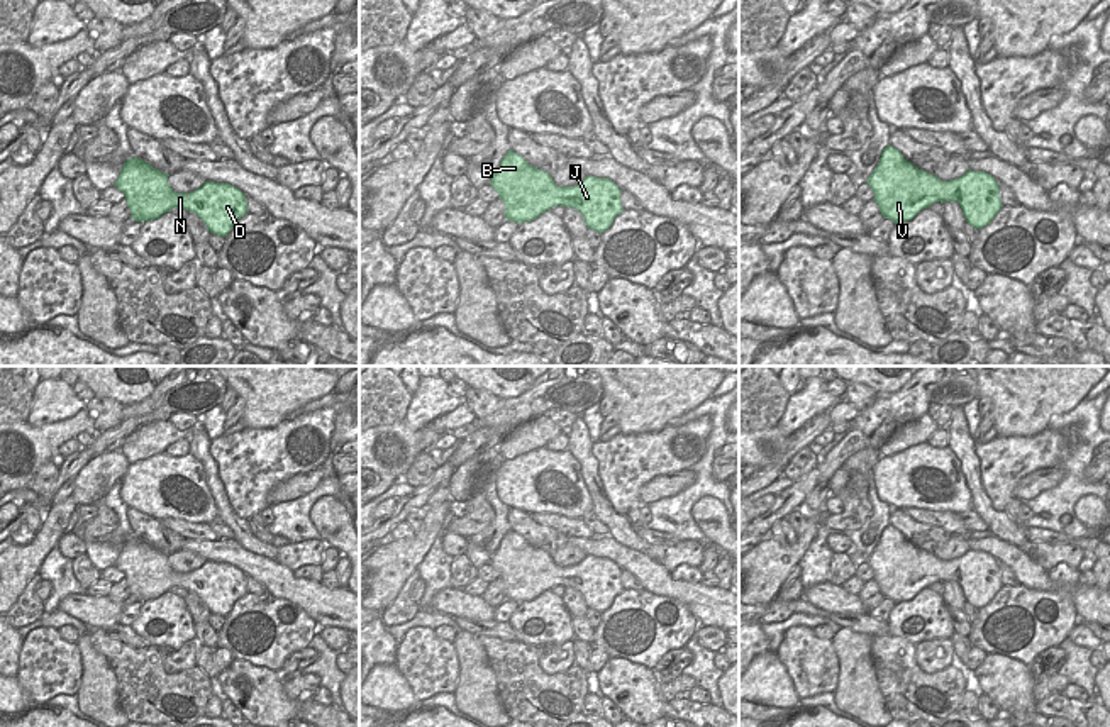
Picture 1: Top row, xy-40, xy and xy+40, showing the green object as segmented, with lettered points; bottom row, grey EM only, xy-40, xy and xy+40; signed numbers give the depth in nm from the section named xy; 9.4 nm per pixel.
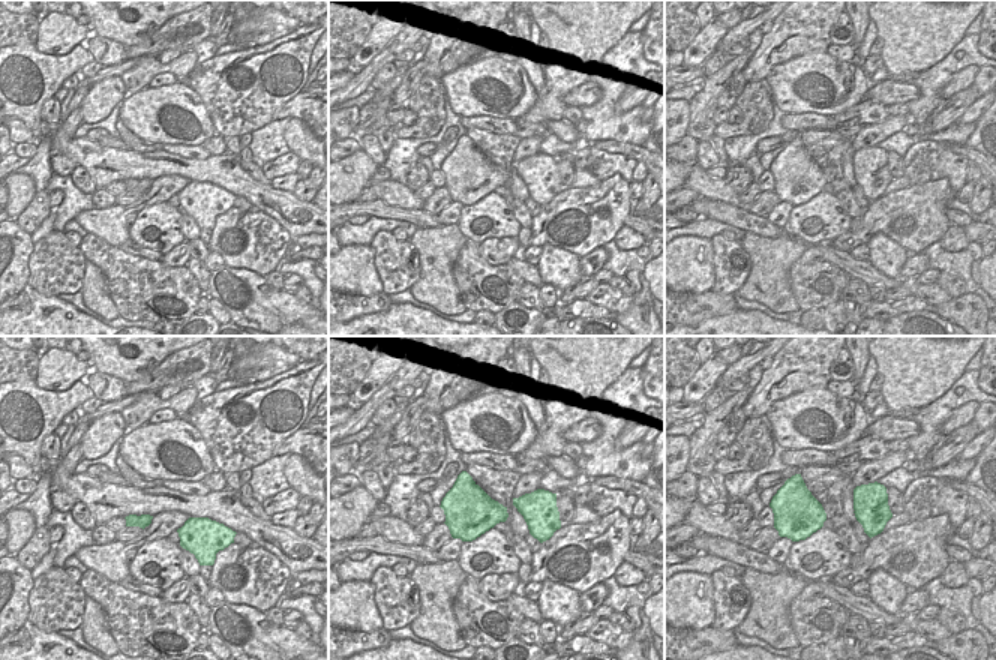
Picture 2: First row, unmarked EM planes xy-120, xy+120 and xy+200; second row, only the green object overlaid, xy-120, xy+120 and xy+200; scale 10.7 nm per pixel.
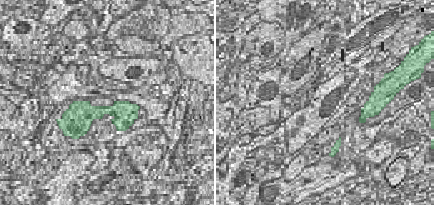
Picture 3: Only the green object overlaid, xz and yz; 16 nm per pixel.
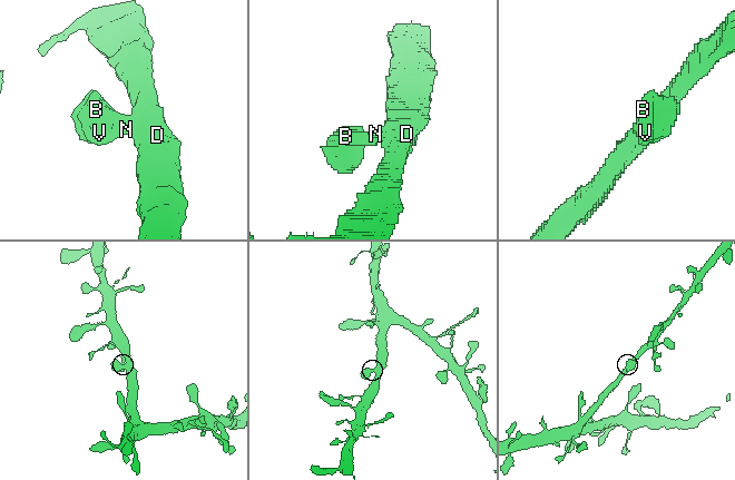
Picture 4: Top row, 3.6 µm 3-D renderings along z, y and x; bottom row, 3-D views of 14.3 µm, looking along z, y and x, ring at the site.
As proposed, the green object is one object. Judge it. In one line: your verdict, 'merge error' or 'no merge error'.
no merge error

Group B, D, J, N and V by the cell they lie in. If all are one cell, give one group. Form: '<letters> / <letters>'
B D J N V

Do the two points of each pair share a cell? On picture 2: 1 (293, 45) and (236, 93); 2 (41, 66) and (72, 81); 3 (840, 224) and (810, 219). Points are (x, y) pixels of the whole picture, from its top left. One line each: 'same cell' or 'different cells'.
1: same cell
2: different cells
3: same cell

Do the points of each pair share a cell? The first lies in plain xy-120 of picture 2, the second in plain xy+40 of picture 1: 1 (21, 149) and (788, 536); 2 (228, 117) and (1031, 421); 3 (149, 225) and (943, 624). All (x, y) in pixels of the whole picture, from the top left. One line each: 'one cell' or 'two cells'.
1: one cell
2: two cells
3: one cell

